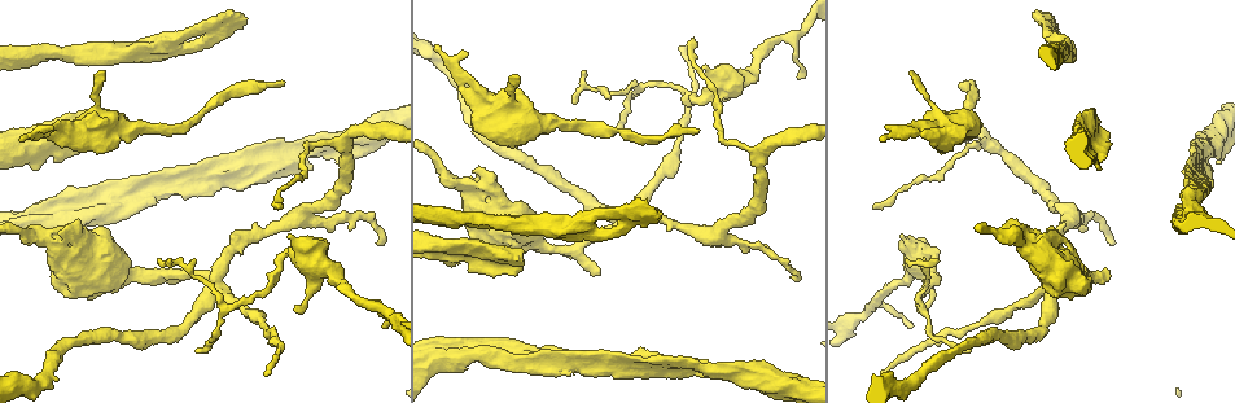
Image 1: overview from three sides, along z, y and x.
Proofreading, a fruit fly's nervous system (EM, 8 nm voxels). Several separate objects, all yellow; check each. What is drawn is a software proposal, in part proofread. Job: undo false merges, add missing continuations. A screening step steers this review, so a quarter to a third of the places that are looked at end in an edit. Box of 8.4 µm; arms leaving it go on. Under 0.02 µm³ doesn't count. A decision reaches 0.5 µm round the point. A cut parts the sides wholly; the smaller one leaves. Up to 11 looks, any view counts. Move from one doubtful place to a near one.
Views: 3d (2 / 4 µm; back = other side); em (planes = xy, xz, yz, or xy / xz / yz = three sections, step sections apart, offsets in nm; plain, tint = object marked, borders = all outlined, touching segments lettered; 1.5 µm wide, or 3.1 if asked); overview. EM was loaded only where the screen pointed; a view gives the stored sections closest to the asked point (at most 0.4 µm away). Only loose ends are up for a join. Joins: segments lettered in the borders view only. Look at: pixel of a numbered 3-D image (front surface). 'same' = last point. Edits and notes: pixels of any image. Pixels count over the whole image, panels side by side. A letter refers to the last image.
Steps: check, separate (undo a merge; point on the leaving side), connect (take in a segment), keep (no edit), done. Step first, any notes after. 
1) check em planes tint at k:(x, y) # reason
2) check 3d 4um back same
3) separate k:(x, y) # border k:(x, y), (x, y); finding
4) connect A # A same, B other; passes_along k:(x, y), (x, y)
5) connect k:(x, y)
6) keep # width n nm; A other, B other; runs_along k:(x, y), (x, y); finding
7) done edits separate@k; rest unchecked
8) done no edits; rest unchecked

check em xz step 4 borders at 1:(217, 278) # four-way junction

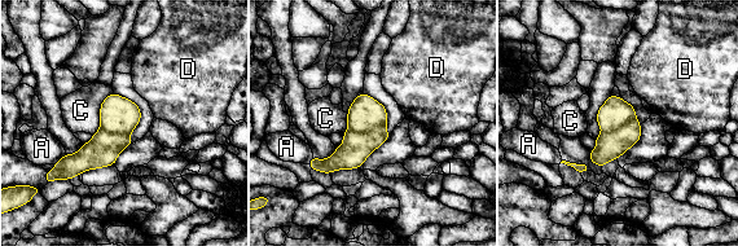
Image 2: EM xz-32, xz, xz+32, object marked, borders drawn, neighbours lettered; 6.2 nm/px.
separate 2:(365, 113) # A other, C other, D other; border 2:(385, 123), (360, 132), (348, 130); two cells meet here

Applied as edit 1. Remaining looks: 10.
check 3d 2um at 1:(208, 107) # thin neck

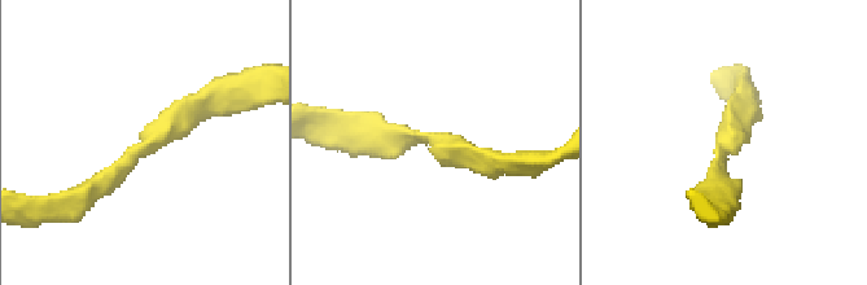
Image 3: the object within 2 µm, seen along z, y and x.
check em xy step 4 plain at 3:(145, 151) # shape alone is not enough

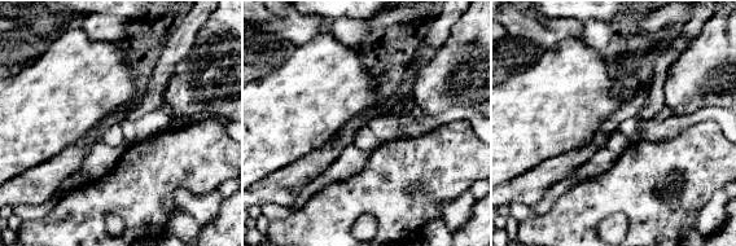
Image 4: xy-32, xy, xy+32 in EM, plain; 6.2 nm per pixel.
check em xy step 4 borders same # what lies round it

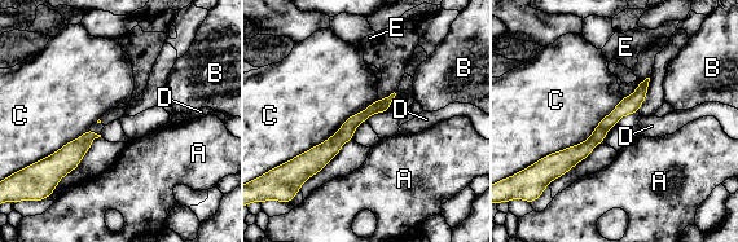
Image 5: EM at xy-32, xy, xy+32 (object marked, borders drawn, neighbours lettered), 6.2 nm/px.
keep # A other, B other, C other, D other, E other; runs_along 5:(645, 83), (583, 150), (548, 158); one cell here

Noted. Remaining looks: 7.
check em planes borders at 1:(681, 355) # branch stops here

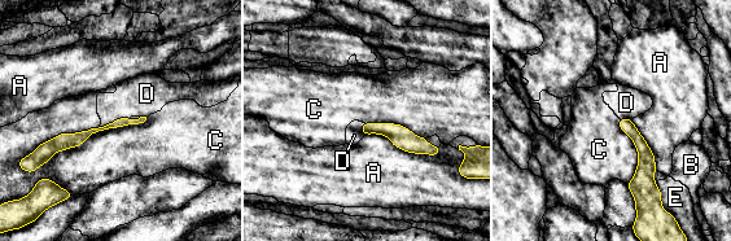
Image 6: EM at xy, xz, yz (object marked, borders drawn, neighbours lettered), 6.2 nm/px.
keep # A other, B other, C other, D other, E other; runs_along 6:(128, 121), (46, 147); no lettered segment goes on from it

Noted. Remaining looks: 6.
check 3d 2um at 1:(80, 221) # stops while still wide

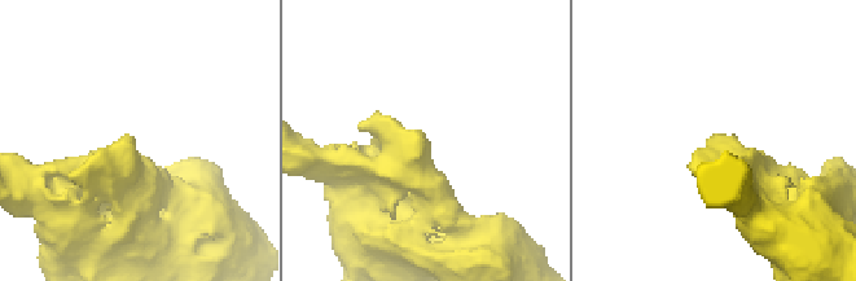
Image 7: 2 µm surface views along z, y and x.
check em planes plain at 7:(421, 133)

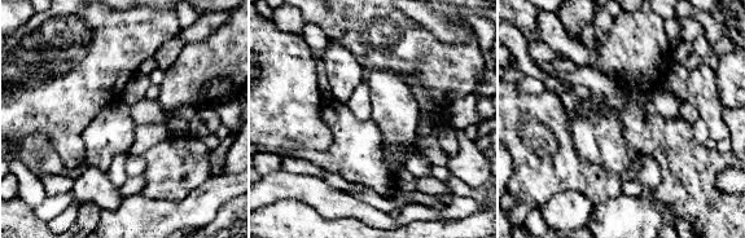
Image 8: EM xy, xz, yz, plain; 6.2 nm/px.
check em planes borders same

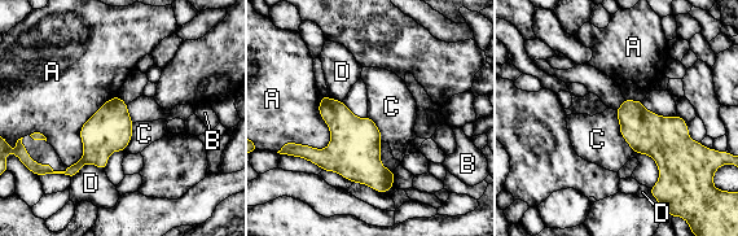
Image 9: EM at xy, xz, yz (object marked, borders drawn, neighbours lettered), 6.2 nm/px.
keep # width 240 nm; longest_contact A 380 nm; A other, B other, C other, D other; no lettered segment goes on from it

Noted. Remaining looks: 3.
done edits separate@2; rest unchecked

